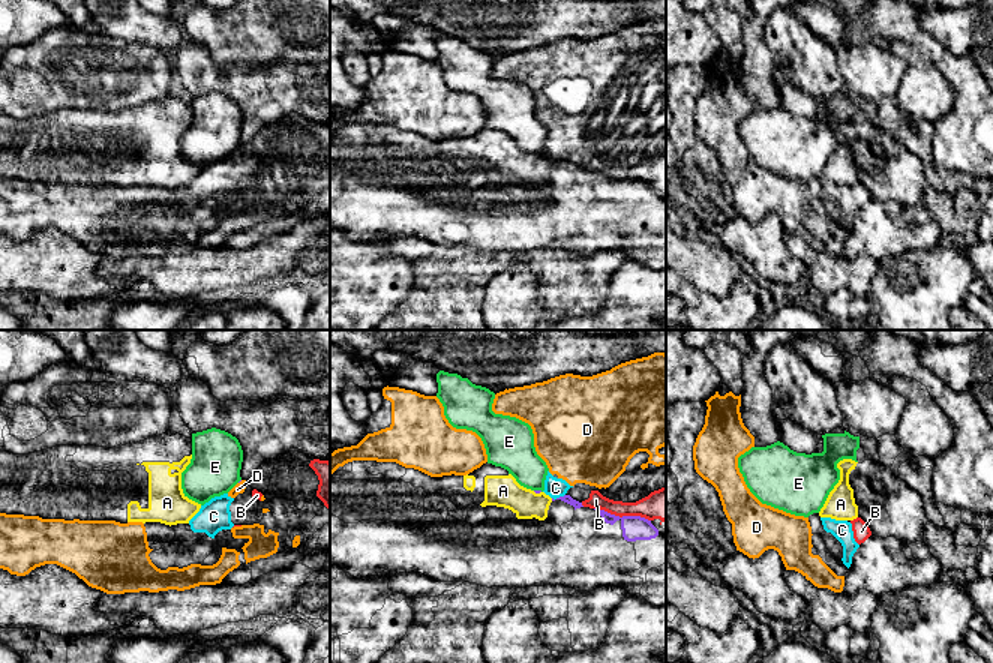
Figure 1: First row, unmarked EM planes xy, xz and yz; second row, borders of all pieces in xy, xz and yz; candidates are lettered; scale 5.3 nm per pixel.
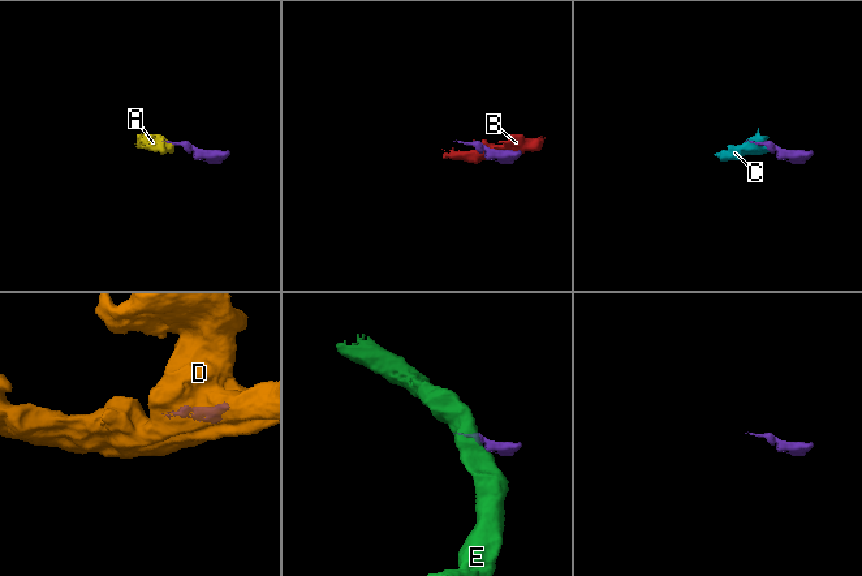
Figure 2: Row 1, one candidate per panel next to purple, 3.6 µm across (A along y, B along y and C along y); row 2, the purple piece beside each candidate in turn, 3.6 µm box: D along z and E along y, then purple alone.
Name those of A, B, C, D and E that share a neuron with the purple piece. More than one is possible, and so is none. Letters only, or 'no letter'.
A

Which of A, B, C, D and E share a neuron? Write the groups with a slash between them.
A / B C D / E

